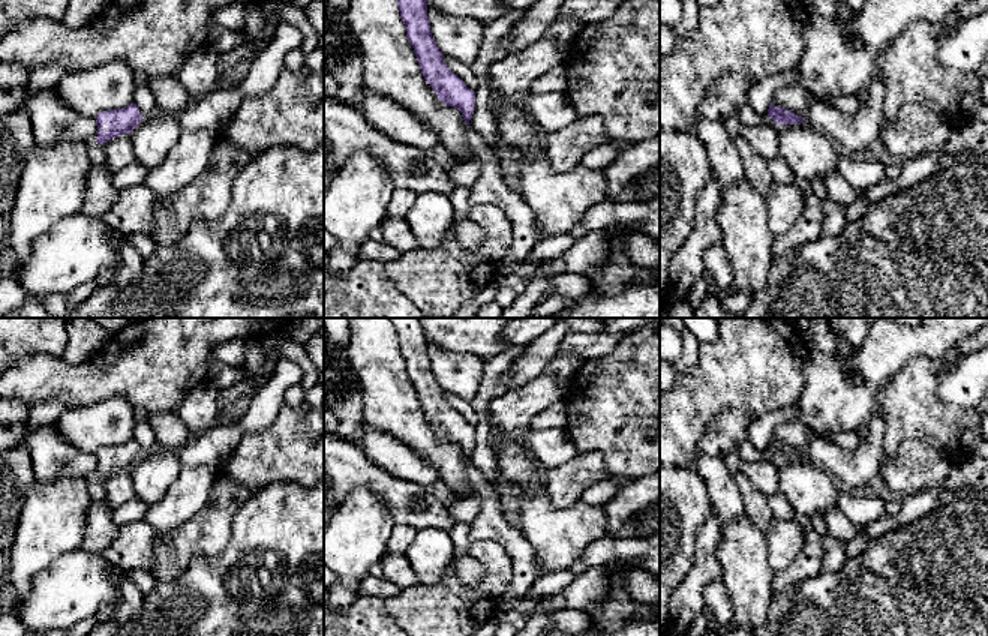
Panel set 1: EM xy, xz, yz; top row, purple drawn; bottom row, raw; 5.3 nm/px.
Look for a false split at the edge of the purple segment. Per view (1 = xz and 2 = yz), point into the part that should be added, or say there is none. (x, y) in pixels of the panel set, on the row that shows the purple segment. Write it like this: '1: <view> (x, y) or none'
1: none
2: none

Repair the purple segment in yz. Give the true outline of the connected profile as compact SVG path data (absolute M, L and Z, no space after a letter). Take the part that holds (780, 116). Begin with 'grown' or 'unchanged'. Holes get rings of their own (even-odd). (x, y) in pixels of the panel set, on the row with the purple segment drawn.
unchanged; M769 105L768 117L774 120L775 124L798 124L804 123L805 120L799 116L796 116L790 110L784 110L781 106Z

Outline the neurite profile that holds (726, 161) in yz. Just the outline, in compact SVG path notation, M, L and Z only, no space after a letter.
M694 118L691 132L706 147L721 195L747 180L739 150L721 122Z

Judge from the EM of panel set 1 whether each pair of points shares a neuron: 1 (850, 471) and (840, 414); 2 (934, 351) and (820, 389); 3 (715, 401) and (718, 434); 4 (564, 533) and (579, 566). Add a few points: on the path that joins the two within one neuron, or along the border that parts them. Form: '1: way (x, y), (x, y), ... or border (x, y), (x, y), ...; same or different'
1: border (814, 438), (828, 440); different
2: way (906, 350), (867, 389), (849, 389); same
3: border (753, 416), (744, 411), (720, 413), (697, 446); different
4: border (603, 537), (592, 542), (564, 569); different

